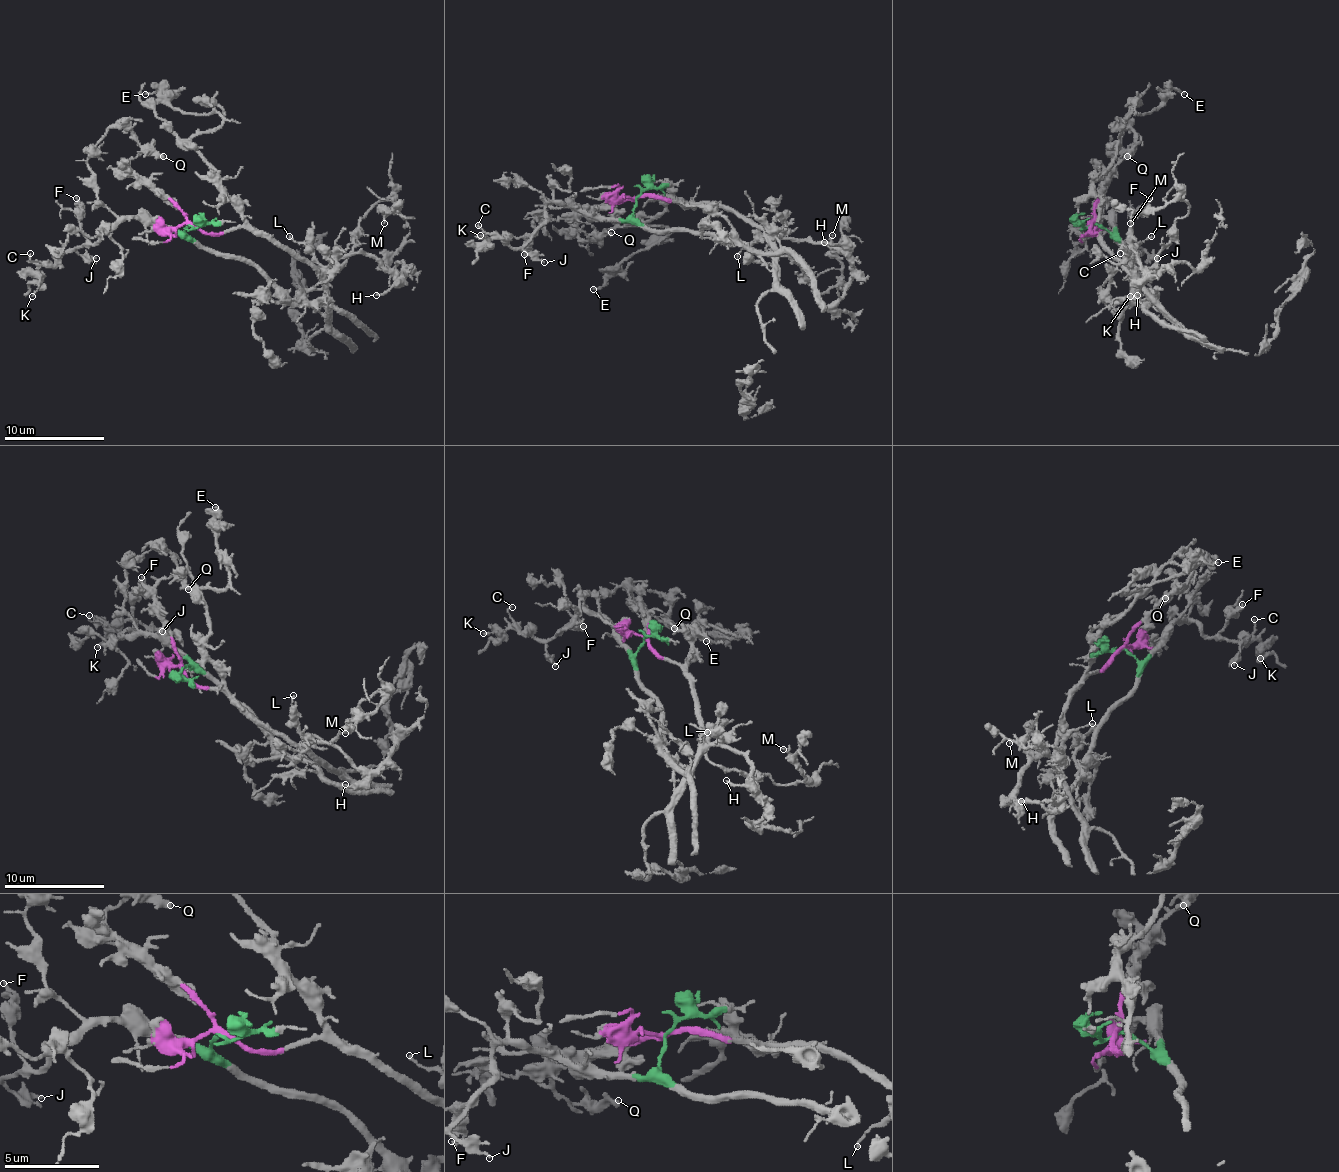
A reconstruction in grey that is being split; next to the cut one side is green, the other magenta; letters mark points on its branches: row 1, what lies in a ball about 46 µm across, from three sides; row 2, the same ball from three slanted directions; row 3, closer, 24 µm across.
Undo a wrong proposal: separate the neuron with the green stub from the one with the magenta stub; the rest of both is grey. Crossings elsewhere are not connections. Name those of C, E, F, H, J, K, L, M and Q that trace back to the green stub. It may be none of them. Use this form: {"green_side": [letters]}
{"green_side": ["C", "F", "J", "K"]}

